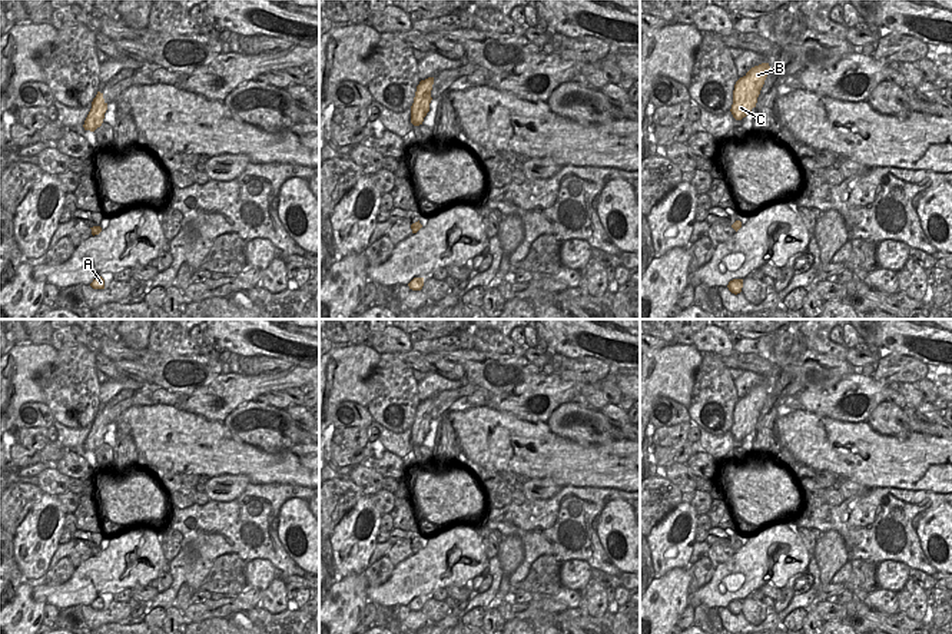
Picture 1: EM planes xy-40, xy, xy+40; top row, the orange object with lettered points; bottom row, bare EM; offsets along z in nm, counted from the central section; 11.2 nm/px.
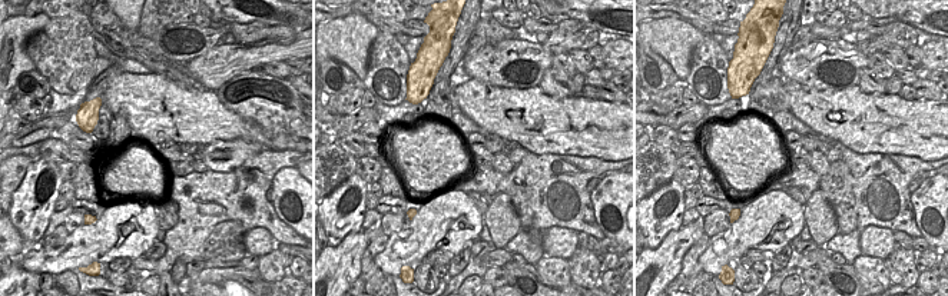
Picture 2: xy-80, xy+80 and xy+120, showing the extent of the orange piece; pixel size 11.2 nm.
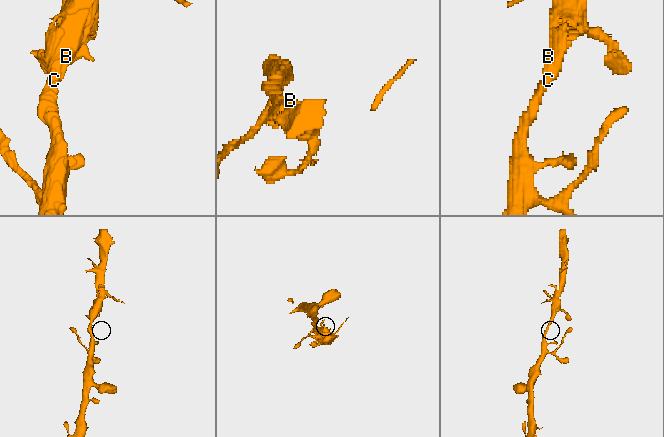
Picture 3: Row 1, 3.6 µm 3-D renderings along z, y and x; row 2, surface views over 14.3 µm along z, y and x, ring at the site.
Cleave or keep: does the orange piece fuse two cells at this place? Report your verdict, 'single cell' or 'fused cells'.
single cell

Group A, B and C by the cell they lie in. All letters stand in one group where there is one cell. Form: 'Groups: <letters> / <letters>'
Groups: A B C

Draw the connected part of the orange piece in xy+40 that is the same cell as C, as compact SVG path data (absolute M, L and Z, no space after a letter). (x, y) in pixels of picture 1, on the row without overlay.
M769 384L752 388L740 398L733 411L732 435L736 441L746 438L756 428L757 418L769 394Z

